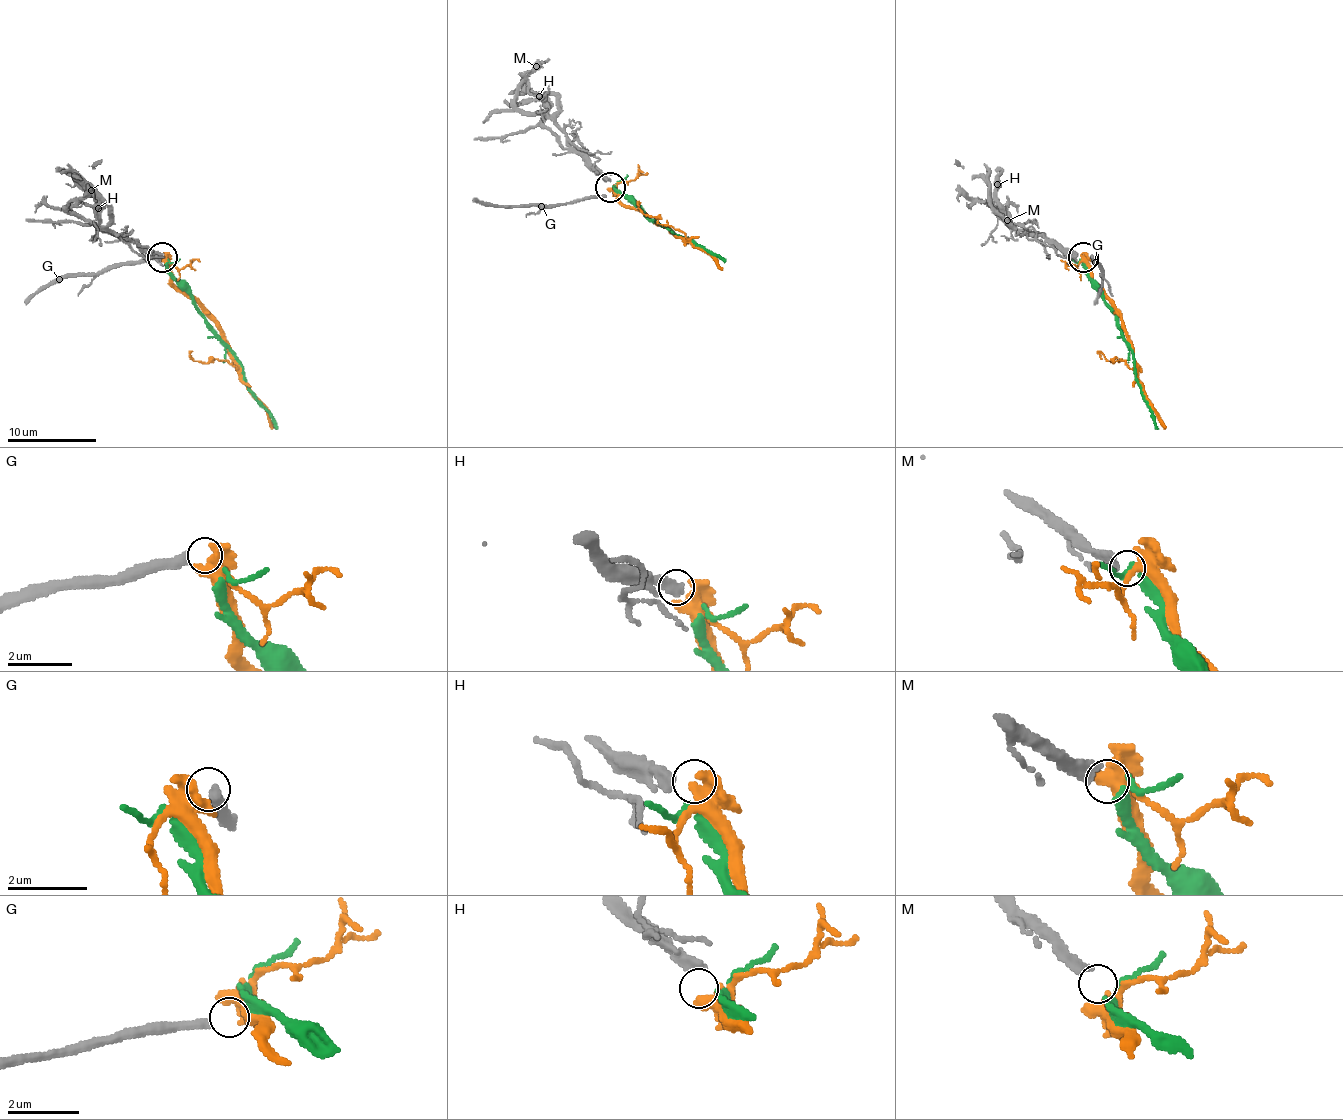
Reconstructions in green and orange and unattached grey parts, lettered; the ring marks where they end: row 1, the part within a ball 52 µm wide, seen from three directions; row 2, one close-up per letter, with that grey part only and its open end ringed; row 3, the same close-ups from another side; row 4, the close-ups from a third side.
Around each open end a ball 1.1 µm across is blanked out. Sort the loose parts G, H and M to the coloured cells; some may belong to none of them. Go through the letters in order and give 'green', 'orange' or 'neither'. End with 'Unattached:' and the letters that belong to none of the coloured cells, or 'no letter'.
G: neither
H: orange
M: green
Unattached: G

